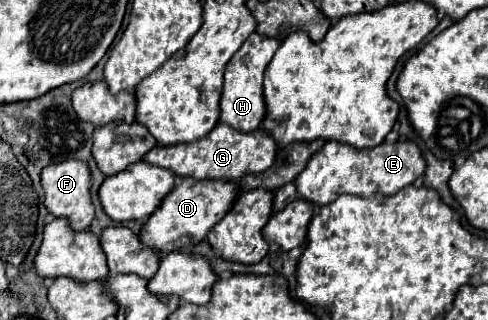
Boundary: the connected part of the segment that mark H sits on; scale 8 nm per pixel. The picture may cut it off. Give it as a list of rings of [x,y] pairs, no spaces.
[[[253,33],[241,45],[241,49],[231,57],[225,69],[225,85],[221,95],[221,119],[219,119],[221,123],[227,123],[237,131],[253,131],[261,125],[267,111],[265,97],[263,97],[263,73],[279,45],[281,41],[275,37]]]

